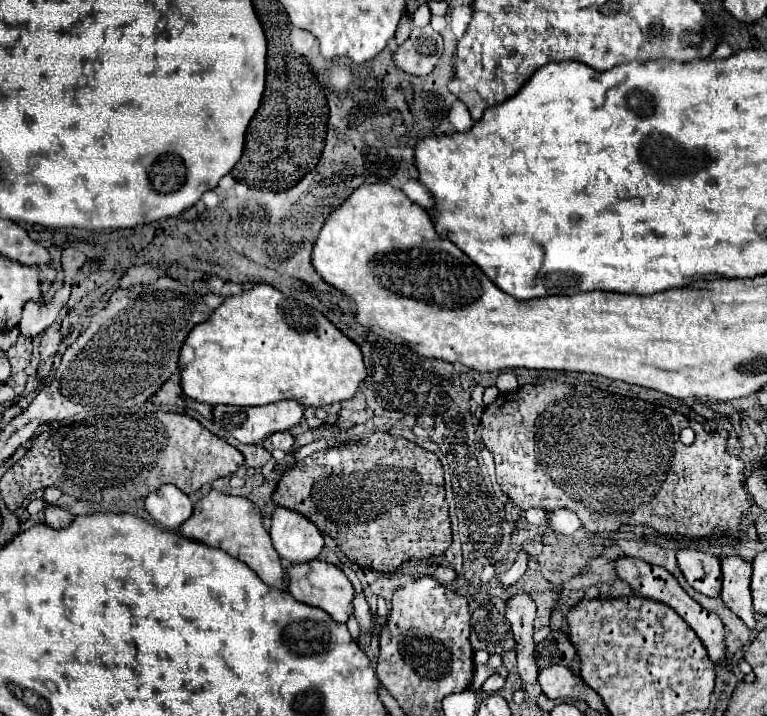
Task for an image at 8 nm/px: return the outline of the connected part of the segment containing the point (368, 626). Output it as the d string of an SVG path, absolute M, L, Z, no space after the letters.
M356 592L352 604L354 604L354 616L356 616L356 620L360 622L360 628L364 628L368 634L380 634L384 626L380 626L378 630L374 630L376 616L370 612L370 608L368 608L368 604L366 604L366 600L364 600L364 594Z

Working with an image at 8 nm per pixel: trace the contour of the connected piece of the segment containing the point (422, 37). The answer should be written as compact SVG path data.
M430 26L416 28L410 38L396 48L394 64L408 74L428 76L442 56L442 36Z

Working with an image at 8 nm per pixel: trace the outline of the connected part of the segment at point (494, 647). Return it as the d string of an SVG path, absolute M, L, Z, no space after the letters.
M490 598L484 600L484 606L472 612L470 642L474 650L486 650L490 654L504 654L516 646L510 622Z

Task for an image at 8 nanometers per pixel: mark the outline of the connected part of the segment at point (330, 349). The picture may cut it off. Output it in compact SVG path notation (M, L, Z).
M258 284L254 286L252 290L248 292L242 292L238 296L230 296L226 298L218 308L214 308L214 314L206 320L206 322L200 322L196 324L188 338L184 340L184 346L180 350L180 386L182 386L182 392L192 398L192 400L198 400L198 402L206 402L210 406L218 406L218 404L232 404L232 406L262 406L262 404L270 404L270 402L278 402L278 400L298 400L300 404L304 406L328 406L328 404L334 404L334 402L344 402L344 400L350 400L356 390L358 390L358 384L366 378L366 366L362 362L362 352L360 348L350 342L350 338L346 338L332 322L328 322L328 318L324 314L320 314L318 310L298 302L298 300L292 300L292 298L286 298L282 292L278 292L274 286L270 284Z

